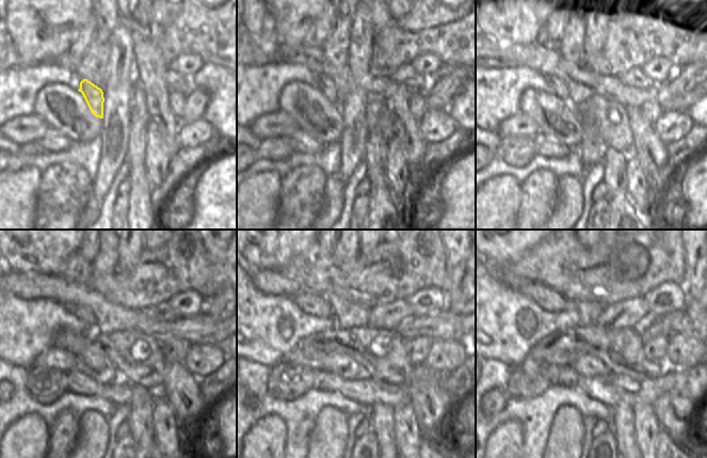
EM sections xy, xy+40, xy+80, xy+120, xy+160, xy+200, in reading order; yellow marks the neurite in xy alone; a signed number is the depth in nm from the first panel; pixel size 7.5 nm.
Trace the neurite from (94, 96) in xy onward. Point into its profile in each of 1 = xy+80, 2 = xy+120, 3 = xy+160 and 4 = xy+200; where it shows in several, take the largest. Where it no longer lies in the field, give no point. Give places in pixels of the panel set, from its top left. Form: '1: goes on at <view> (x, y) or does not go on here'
1: goes on at xy+80 (560, 88)
2: goes on at xy+120 (83, 313)
3: goes on at xy+160 (309, 301)
4: goes on at xy+200 (550, 300)

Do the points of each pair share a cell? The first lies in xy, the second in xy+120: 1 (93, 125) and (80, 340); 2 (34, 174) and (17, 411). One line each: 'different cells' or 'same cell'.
1: same cell
2: different cells

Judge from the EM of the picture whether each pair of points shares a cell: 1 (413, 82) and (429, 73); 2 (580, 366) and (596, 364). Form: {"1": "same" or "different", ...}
{"1": "different", "2": "same"}

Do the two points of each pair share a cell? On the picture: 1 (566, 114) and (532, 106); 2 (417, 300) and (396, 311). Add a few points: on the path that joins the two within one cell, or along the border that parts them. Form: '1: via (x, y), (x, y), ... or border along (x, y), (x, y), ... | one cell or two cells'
1: via (558, 114), (552, 114), (541, 106) | one cell
2: border along (404, 300), (415, 315) | two cells

